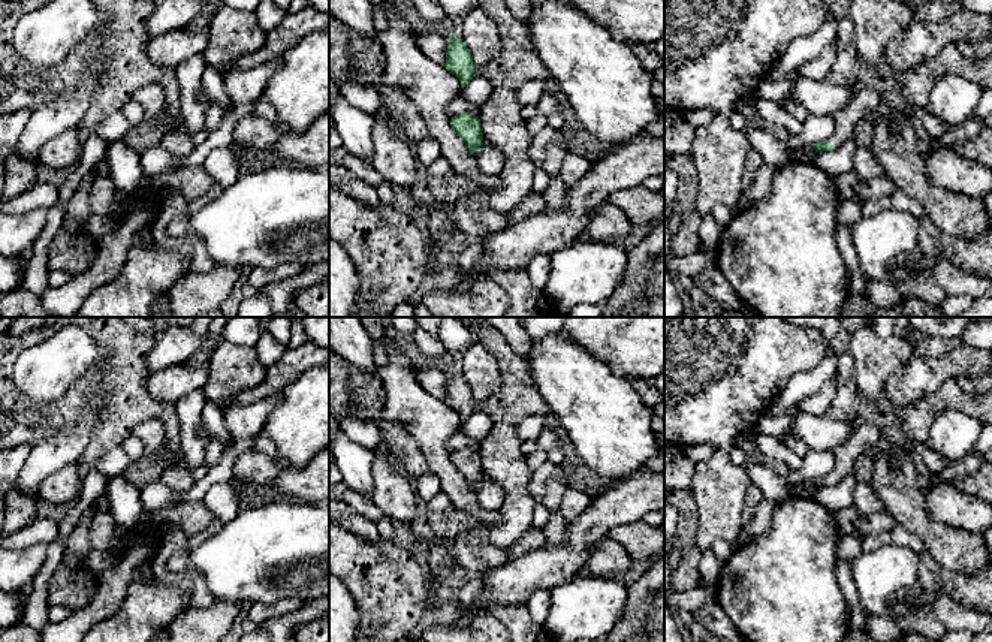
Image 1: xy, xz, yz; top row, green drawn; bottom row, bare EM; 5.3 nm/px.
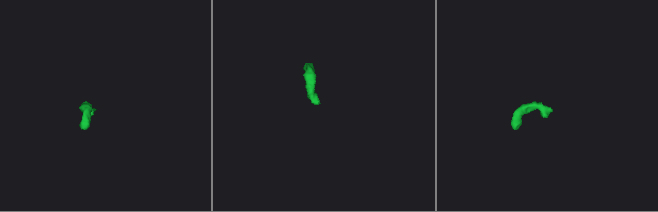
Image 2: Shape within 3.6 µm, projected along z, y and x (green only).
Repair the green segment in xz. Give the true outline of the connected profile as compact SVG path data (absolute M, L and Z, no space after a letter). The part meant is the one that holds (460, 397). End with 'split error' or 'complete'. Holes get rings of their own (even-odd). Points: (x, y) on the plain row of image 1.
M449 370L446 391L443 403L455 410L464 424L473 415L476 403L470 385L456 370Z | complete

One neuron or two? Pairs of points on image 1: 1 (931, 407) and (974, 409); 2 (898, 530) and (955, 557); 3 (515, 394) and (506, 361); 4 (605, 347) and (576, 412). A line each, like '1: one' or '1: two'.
1: one
2: two
3: one
4: two

